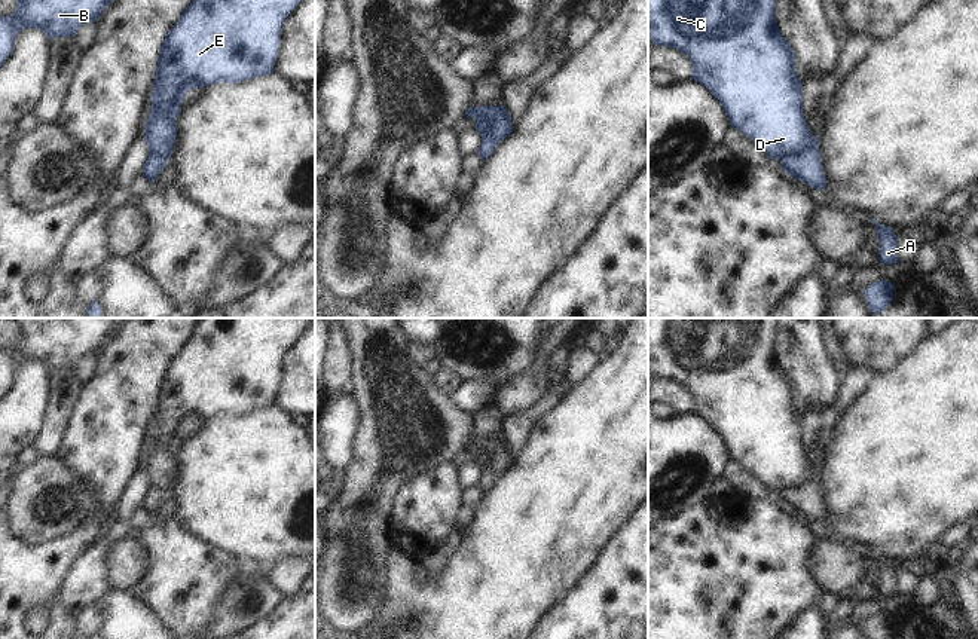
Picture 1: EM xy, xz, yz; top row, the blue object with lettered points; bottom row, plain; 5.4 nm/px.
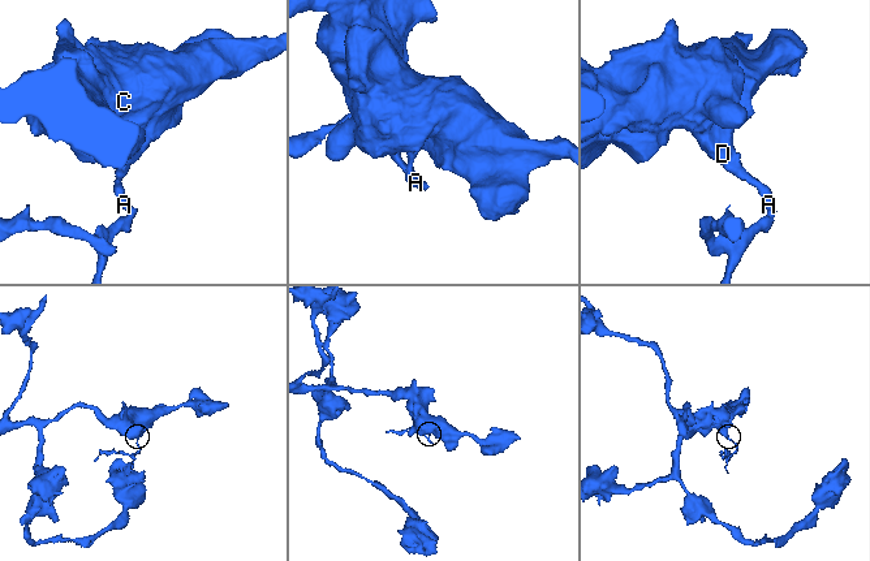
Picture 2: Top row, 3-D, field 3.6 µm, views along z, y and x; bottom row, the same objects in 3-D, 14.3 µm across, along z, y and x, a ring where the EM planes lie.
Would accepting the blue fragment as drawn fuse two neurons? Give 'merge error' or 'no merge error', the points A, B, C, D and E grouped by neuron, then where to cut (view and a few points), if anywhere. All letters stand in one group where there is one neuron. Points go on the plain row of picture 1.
merge error; A / B C D E; cut in yz along (813, 468), (801, 486), (788, 486), (782, 492)

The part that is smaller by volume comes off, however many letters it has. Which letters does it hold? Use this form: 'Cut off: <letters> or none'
Cut off: A

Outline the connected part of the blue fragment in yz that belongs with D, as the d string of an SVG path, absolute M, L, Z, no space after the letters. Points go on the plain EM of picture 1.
M648 318L648 369L654 377L675 380L685 386L693 395L693 412L713 426L727 446L731 459L737 461L761 480L770 489L770 493L783 492L788 487L803 487L810 480L813 470L804 449L803 415L795 403L795 386L776 354L777 320L779 318Z

